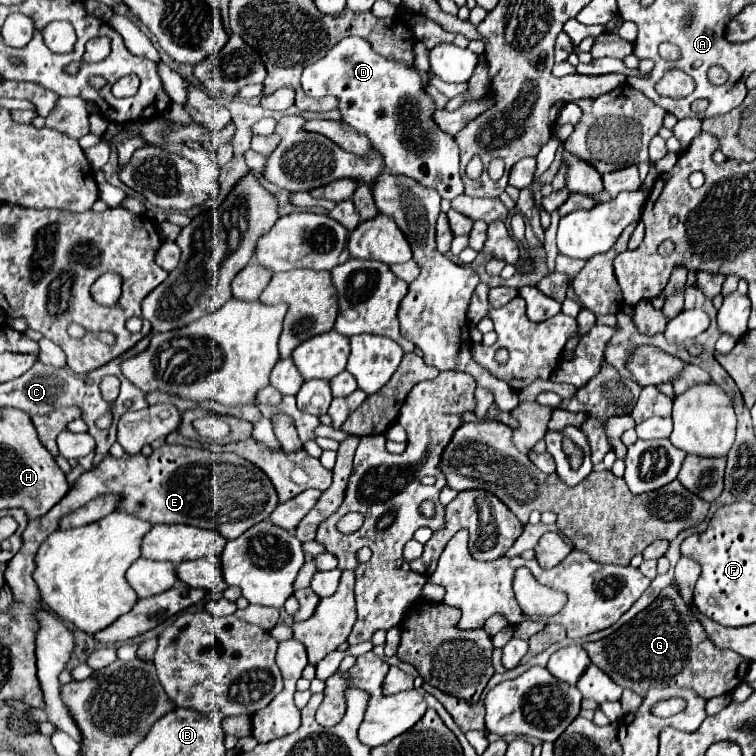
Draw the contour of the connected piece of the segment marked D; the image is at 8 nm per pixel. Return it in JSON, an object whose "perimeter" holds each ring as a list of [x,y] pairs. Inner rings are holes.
{"perimeter":[[[346,37],[338,41],[320,61],[308,65],[302,71],[302,89],[310,97],[324,97],[324,95],[336,95],[340,99],[338,109],[342,111],[342,121],[346,121],[350,127],[354,127],[358,133],[366,133],[370,143],[384,155],[386,169],[394,175],[408,175],[416,181],[420,181],[426,187],[432,187],[440,193],[442,199],[452,201],[452,197],[458,197],[464,193],[464,183],[460,179],[458,163],[458,145],[454,143],[452,135],[442,133],[436,123],[432,121],[434,103],[422,89],[420,75],[396,61],[384,59],[382,55],[374,53],[370,43],[362,37]]]}

